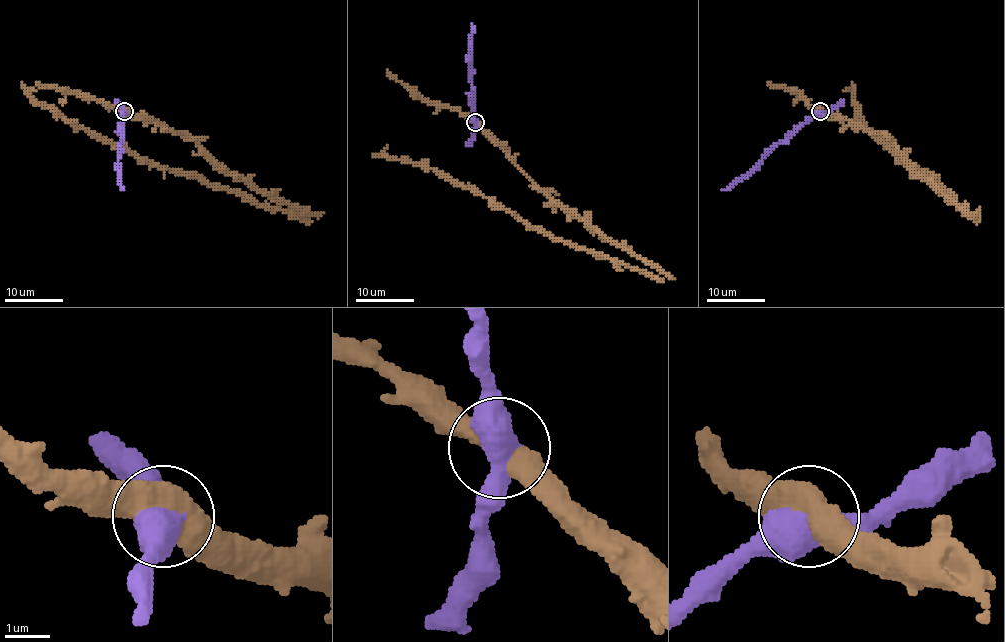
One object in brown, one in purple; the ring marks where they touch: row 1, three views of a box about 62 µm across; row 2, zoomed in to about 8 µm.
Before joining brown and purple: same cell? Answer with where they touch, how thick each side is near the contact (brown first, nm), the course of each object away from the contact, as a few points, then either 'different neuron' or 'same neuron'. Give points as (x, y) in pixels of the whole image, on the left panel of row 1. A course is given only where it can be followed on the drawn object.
at (124, 111); 600 nm thick on the brown side, 550 nm on the other; brown runs (124, 110), (185, 132), (258, 192), (310, 215), (274, 210), (147, 164), (57, 118), (30, 94), (37, 90); purple runs (124, 110), (118, 173), (121, 190); different neuron

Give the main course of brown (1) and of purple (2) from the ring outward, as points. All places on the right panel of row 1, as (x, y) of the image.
1: (821, 110), (882, 132), (937, 192), (975, 216), (930, 174), (905, 164), (861, 120), (851, 89), (844, 90)
2: (821, 110), (797, 125), (748, 173), (722, 190)

